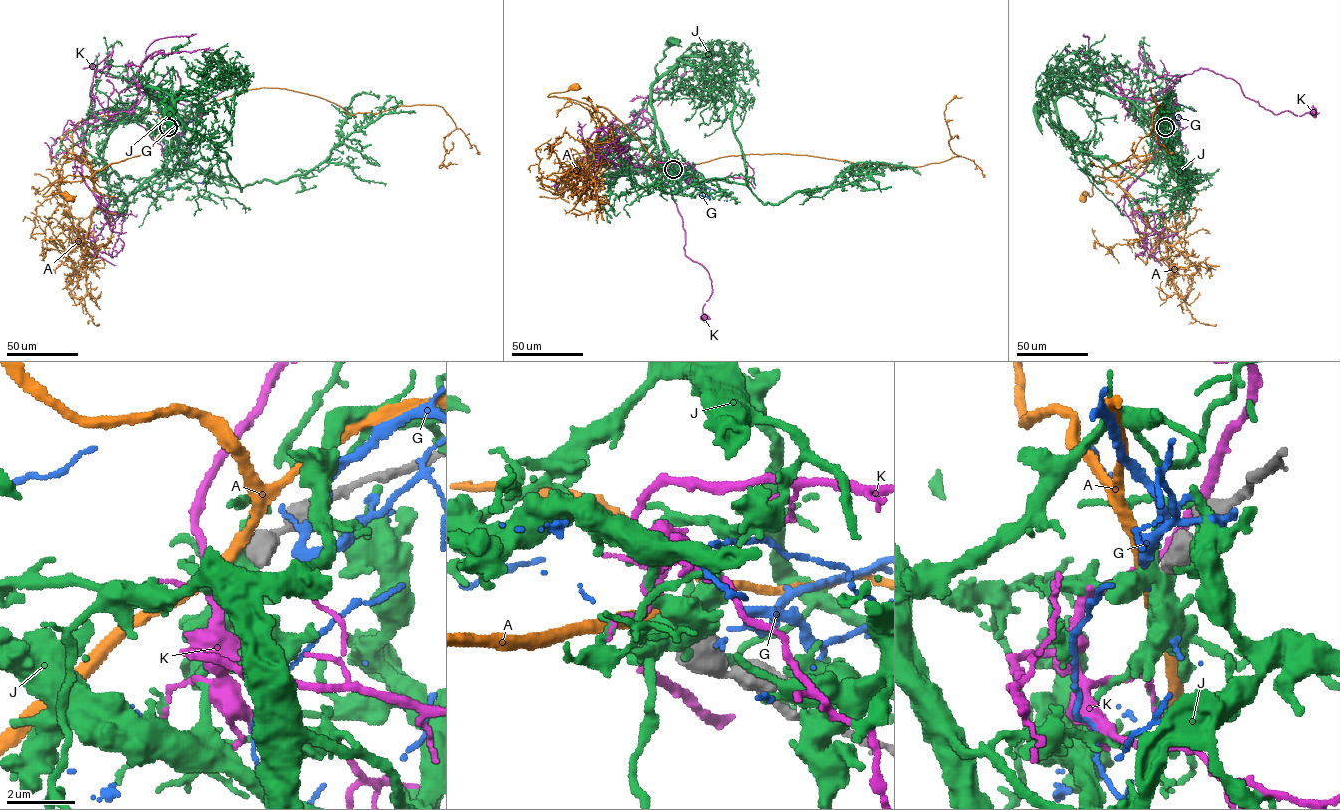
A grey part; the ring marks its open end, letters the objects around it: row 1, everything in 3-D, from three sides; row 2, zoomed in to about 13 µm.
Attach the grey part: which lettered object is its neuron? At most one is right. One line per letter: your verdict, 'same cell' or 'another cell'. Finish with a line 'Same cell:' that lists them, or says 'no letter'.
A: another cell
G: another cell
J: another cell
K: another cell
Same cell: no letter

